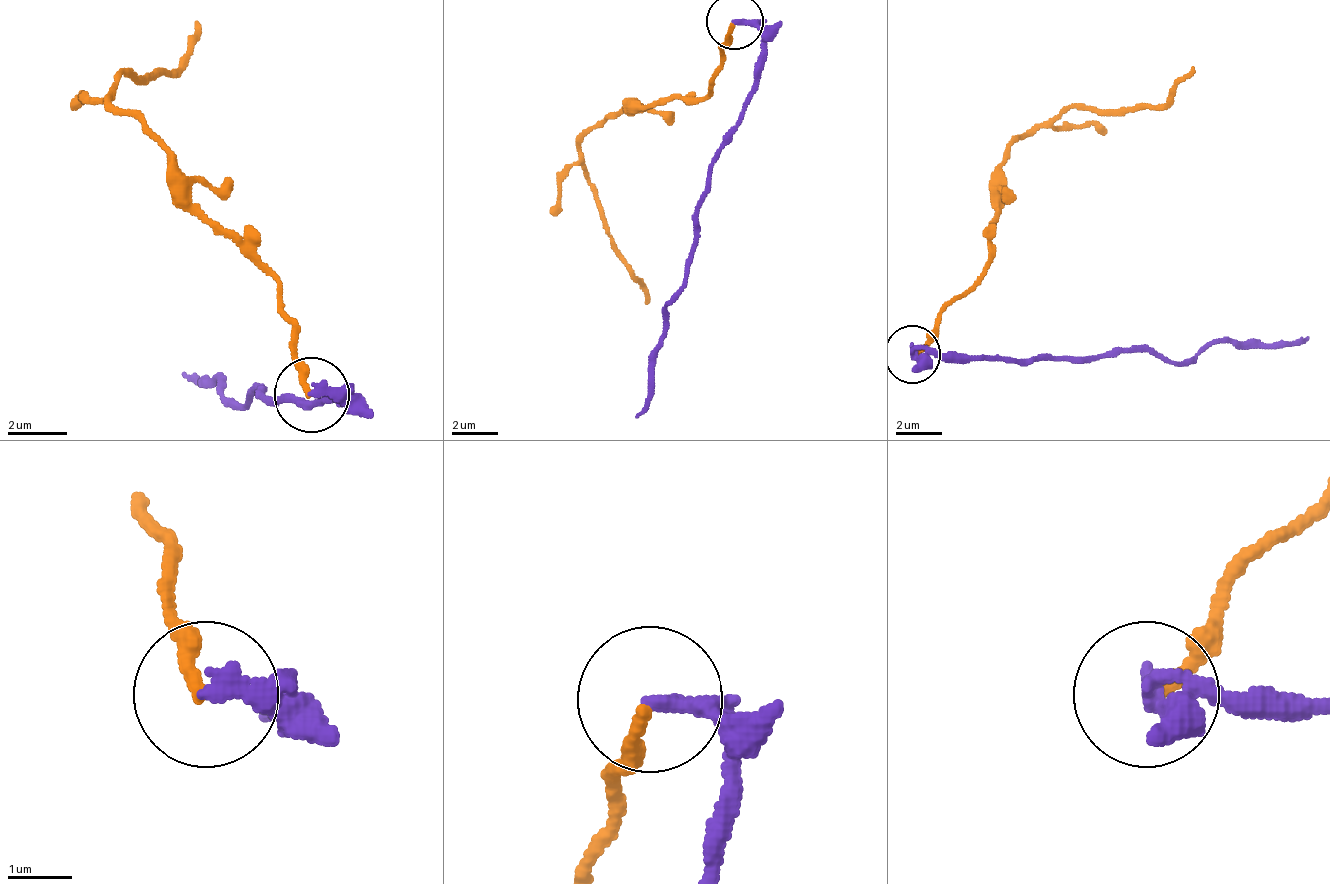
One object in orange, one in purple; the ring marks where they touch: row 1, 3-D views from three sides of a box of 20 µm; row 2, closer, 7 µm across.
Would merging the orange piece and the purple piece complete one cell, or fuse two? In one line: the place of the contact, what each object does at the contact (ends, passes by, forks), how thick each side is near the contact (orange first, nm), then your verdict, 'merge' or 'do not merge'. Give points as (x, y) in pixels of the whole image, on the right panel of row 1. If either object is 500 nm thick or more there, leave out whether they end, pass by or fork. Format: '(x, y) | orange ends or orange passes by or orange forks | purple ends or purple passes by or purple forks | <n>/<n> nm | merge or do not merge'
(912, 354) | orange ends | purple ends | 200/280 nm | do not merge

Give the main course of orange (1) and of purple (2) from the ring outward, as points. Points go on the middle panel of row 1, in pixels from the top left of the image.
1: (733, 22), (705, 96), (641, 108), (618, 108), (578, 148), (595, 182), (601, 229), (647, 303)
2: (733, 22), (762, 34), (762, 79), (710, 165), (693, 263), (664, 326), (652, 401), (635, 418)

